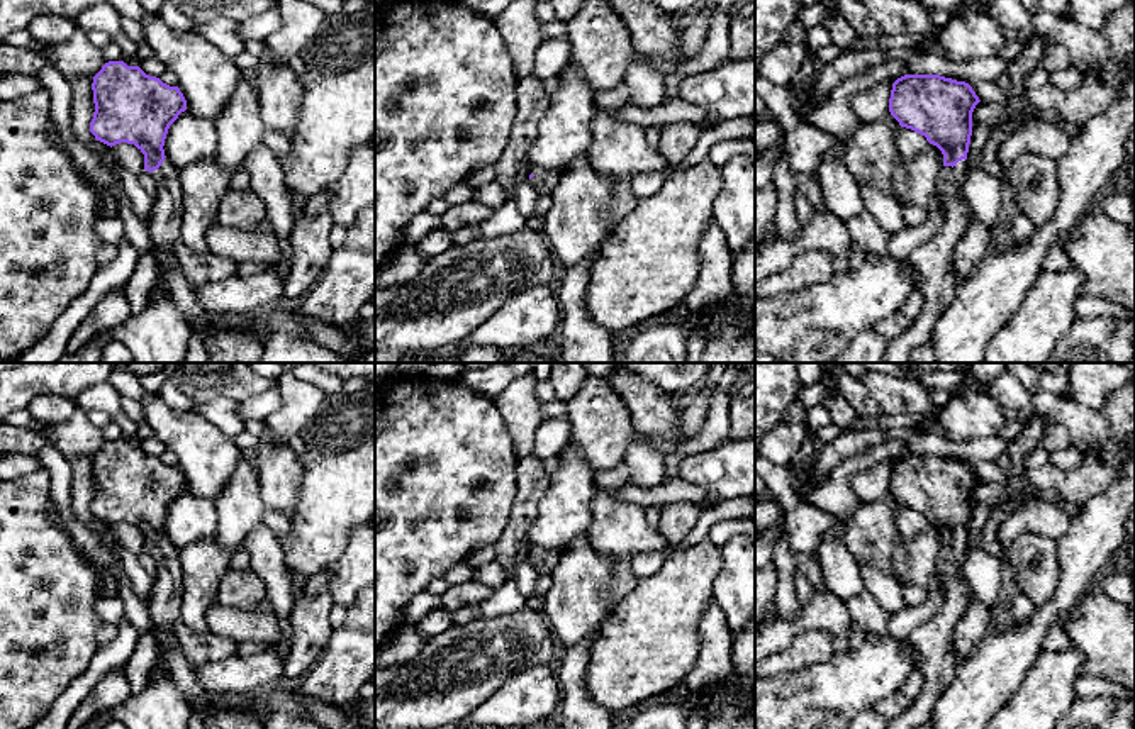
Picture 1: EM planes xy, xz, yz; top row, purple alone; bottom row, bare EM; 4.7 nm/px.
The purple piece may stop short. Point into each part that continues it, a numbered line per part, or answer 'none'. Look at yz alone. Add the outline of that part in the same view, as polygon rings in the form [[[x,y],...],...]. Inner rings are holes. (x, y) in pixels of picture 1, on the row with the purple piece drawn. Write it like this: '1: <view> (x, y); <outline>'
1: yz (932, 261); [[[967,159],[959,161],[953,168],[943,166],[935,188],[942,203],[943,224],[906,261],[920,278],[918,288],[925,303],[914,324],[904,334],[889,341],[882,363],[911,363],[911,353],[931,342],[937,320],[955,298],[953,253],[974,215],[962,195],[965,176]]]

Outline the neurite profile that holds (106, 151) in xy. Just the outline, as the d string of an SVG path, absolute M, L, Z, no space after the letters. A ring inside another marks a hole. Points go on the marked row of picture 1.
M90 141L85 142L87 147L93 149L95 153L98 153L102 156L102 163L103 166L115 176L115 180L120 183L119 175L114 170L114 161L115 156L112 154L112 147L100 142L100 141Z

